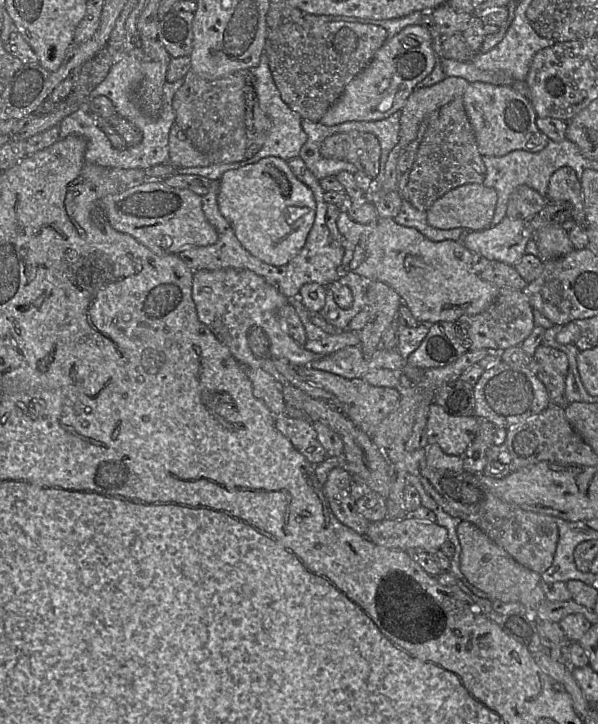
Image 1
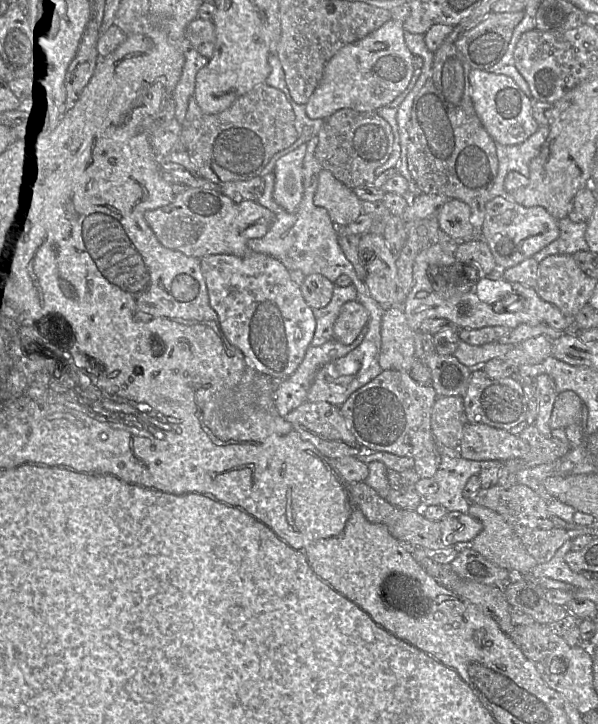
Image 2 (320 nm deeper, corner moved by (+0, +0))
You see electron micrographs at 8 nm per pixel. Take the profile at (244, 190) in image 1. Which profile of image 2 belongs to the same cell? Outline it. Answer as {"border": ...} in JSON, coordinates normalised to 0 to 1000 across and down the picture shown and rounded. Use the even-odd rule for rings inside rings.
{"border":[[[513,200],[467,218],[460,227],[457,276],[478,293],[490,294],[507,272],[507,220]]]}

